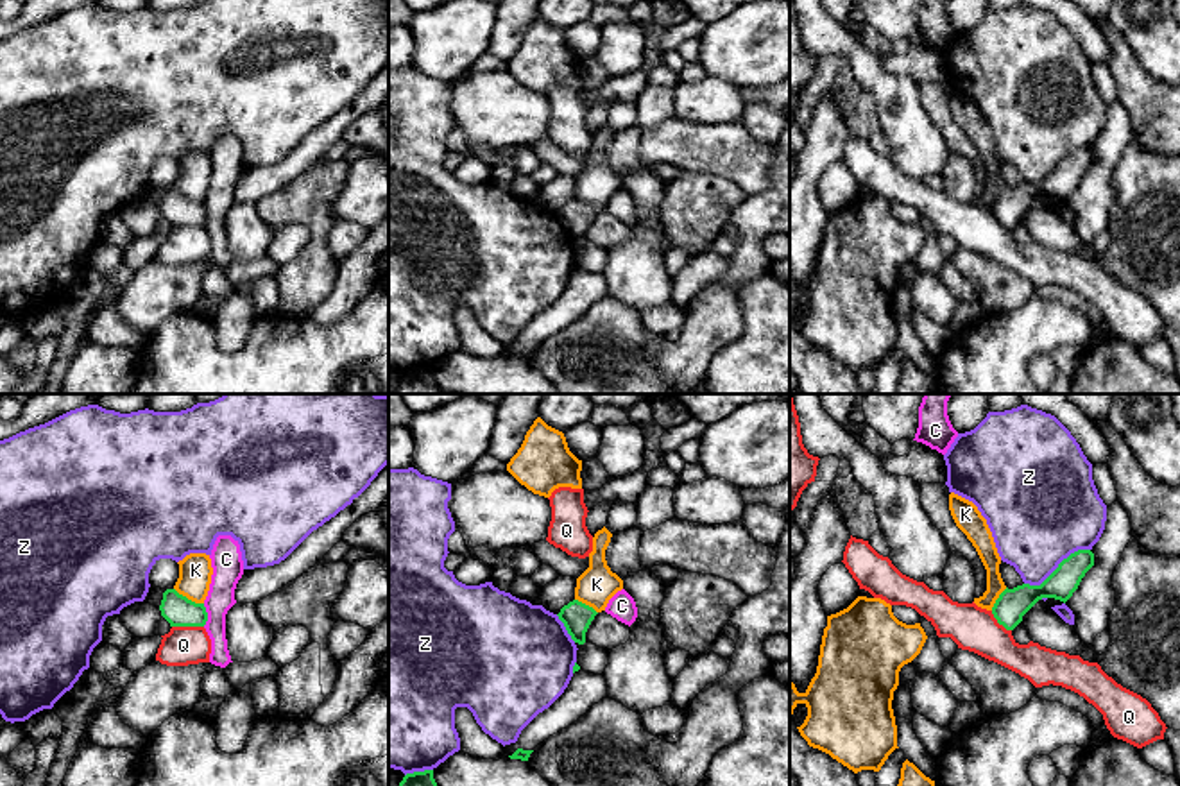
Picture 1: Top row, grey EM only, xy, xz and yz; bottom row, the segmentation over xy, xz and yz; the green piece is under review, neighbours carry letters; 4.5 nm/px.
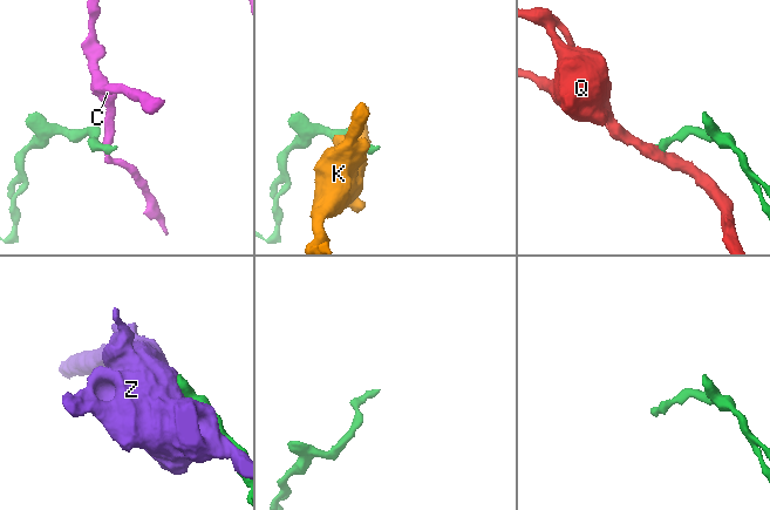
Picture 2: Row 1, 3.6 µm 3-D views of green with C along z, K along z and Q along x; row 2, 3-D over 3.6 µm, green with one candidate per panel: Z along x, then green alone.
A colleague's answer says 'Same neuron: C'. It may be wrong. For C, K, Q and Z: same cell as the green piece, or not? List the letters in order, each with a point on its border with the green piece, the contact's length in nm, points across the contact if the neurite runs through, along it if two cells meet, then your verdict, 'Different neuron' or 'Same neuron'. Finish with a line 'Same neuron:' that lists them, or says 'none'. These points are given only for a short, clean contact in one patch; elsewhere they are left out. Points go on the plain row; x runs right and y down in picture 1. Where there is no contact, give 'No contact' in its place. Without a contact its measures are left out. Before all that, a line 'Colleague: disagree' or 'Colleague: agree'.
Colleague: disagree
C: Touches green at xy (206, 213). Shared border 100 nm. Boundary: xy (203, 203), (206, 212), (205, 224). Different neuron
K: Touches green at xy (187, 197). Shared border 150 nm. Boundary: xy (174, 187), (203, 203). Different neuron
Q: Touches green at xy (188, 224). Shared border 140 nm. Boundary: xy (172, 224), (203, 226). Different neuron
Z: Touches green at yz (1059, 165). Shared border 340 nm. Different neuron
Same neuron: none

